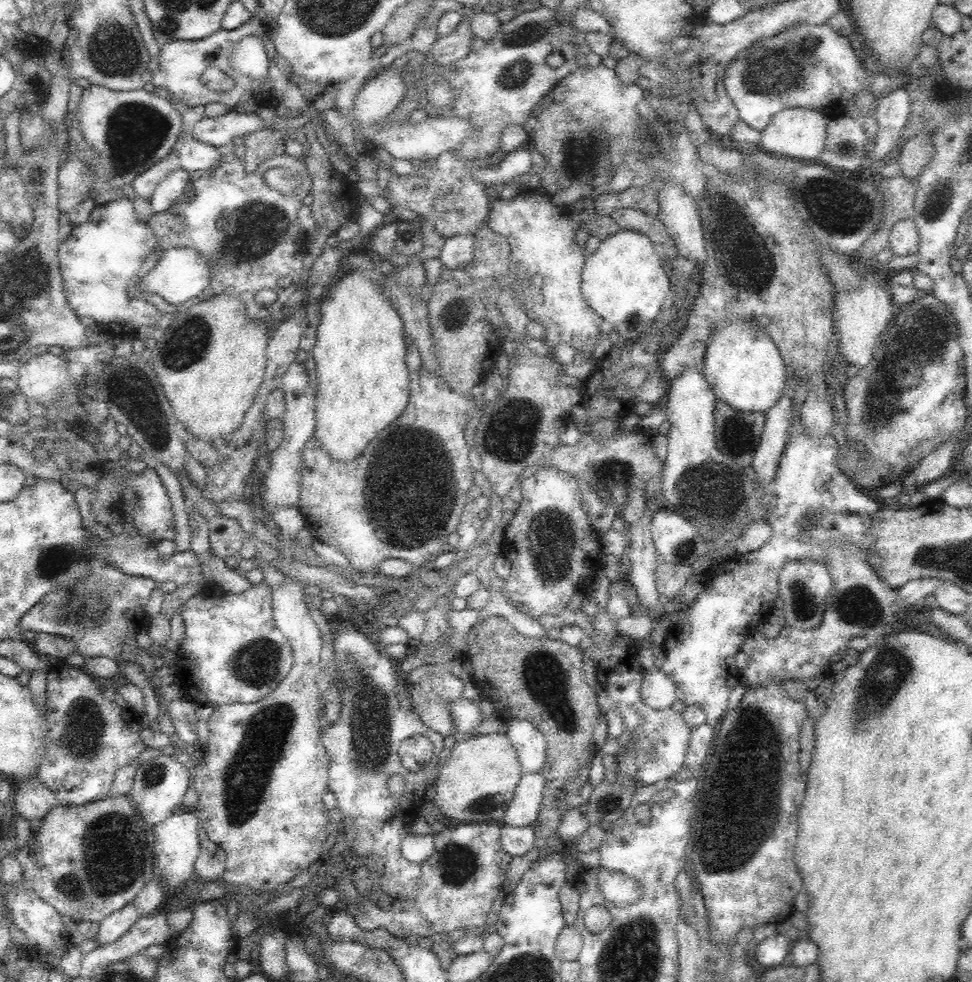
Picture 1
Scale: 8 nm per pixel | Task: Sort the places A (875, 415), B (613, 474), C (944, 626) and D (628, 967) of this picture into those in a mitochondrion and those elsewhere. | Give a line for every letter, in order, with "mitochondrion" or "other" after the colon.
A: mitochondrion
B: mitochondrion
C: other
D: mitochondrion

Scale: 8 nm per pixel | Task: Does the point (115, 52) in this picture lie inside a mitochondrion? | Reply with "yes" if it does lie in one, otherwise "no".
yes

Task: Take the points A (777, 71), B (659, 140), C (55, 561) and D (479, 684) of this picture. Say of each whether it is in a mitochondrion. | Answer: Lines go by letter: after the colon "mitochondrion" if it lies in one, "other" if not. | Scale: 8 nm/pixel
A: mitochondrion
B: mitochondrion
C: mitochondrion
D: other

